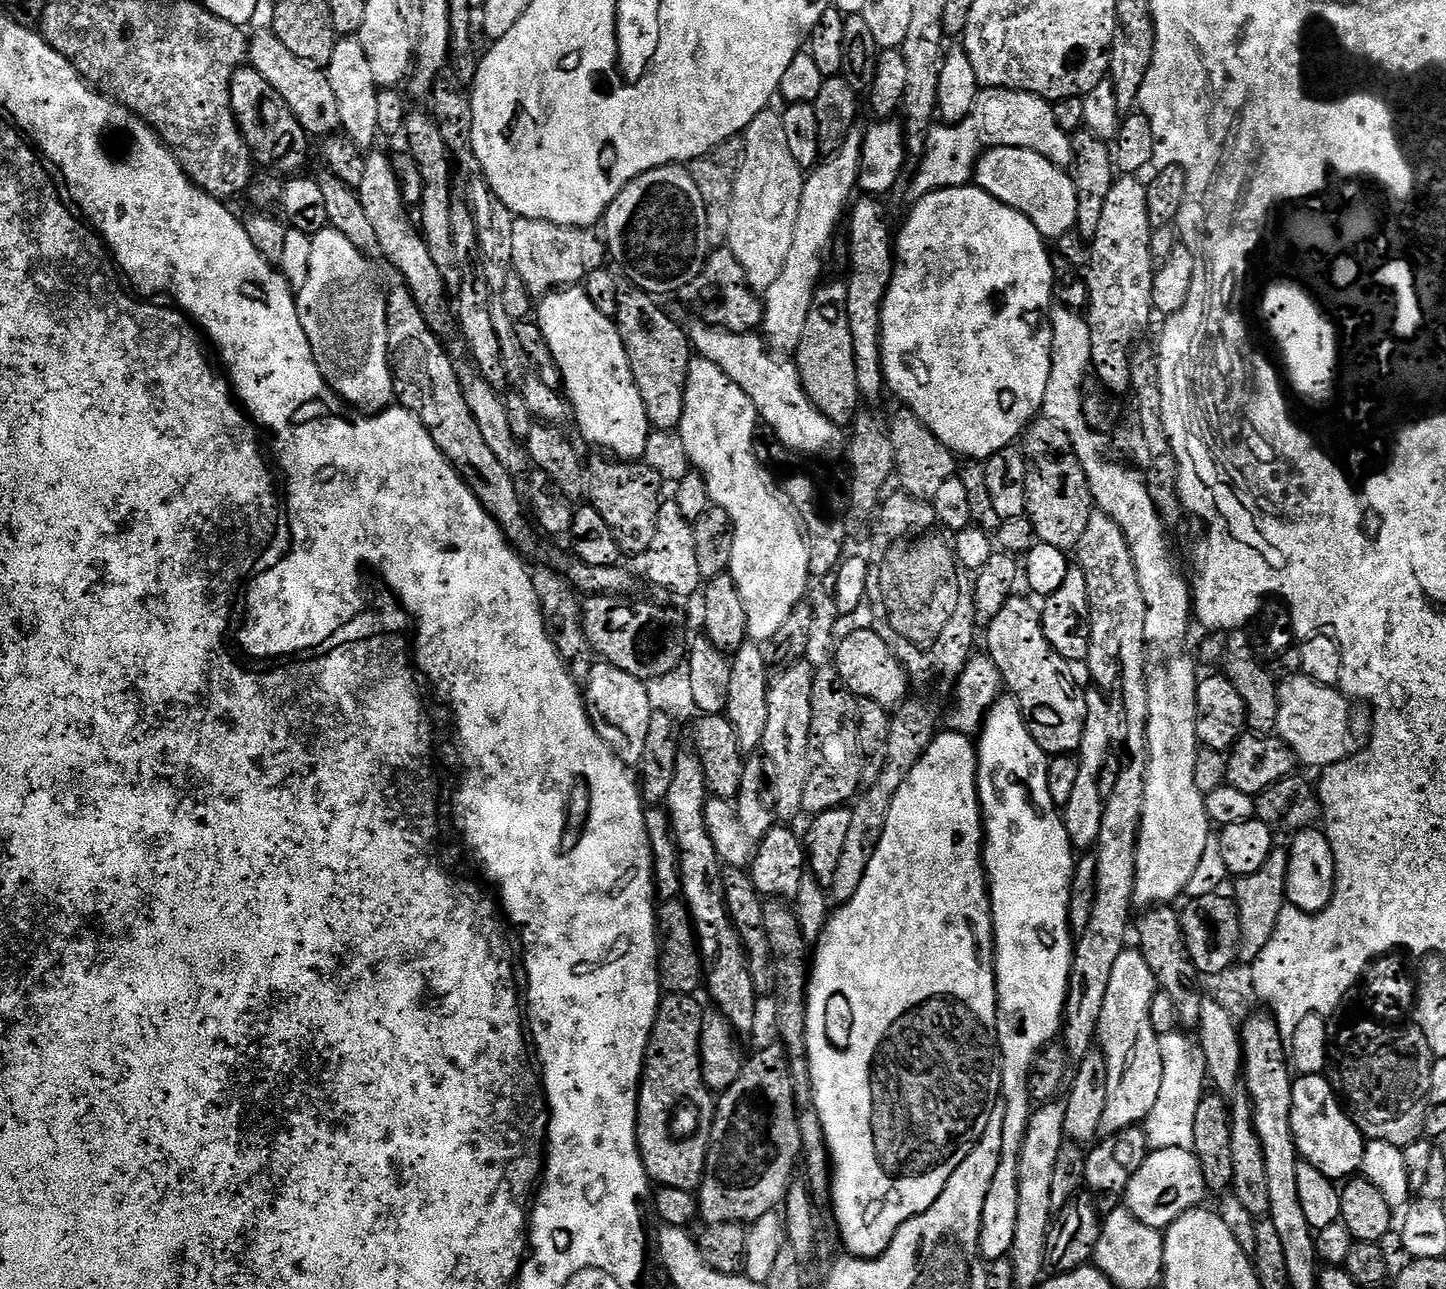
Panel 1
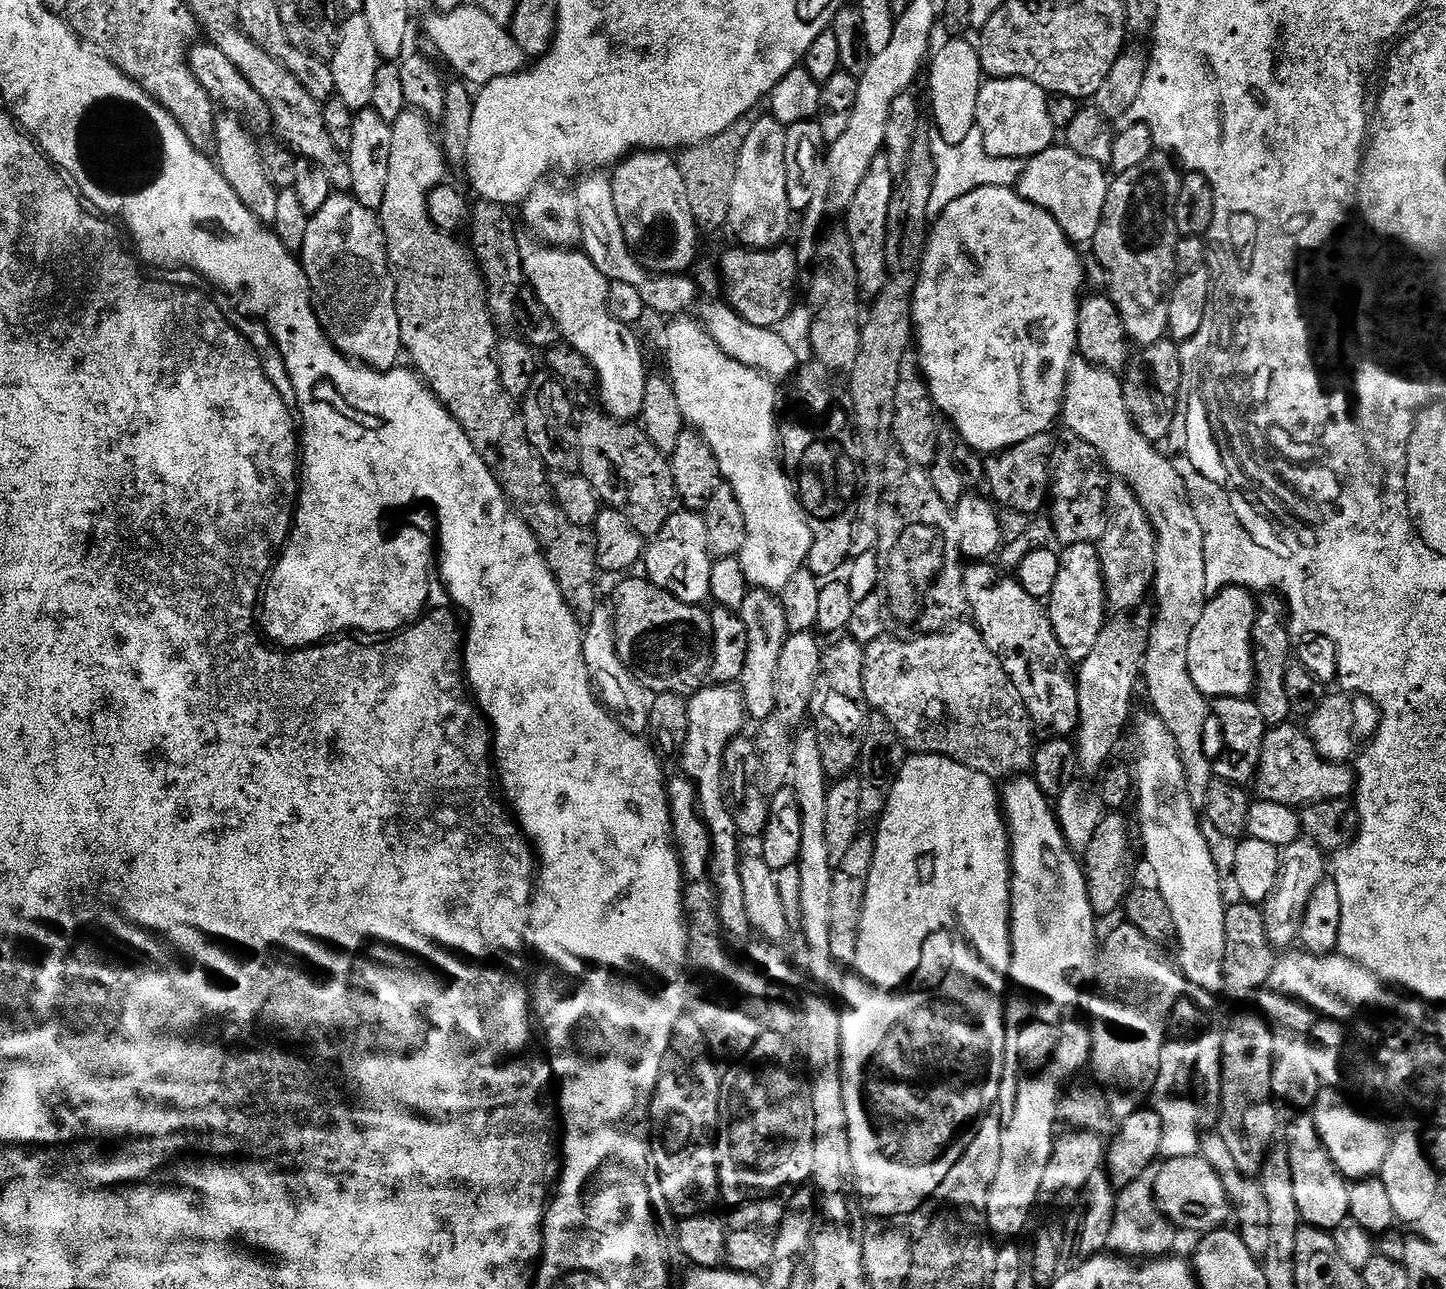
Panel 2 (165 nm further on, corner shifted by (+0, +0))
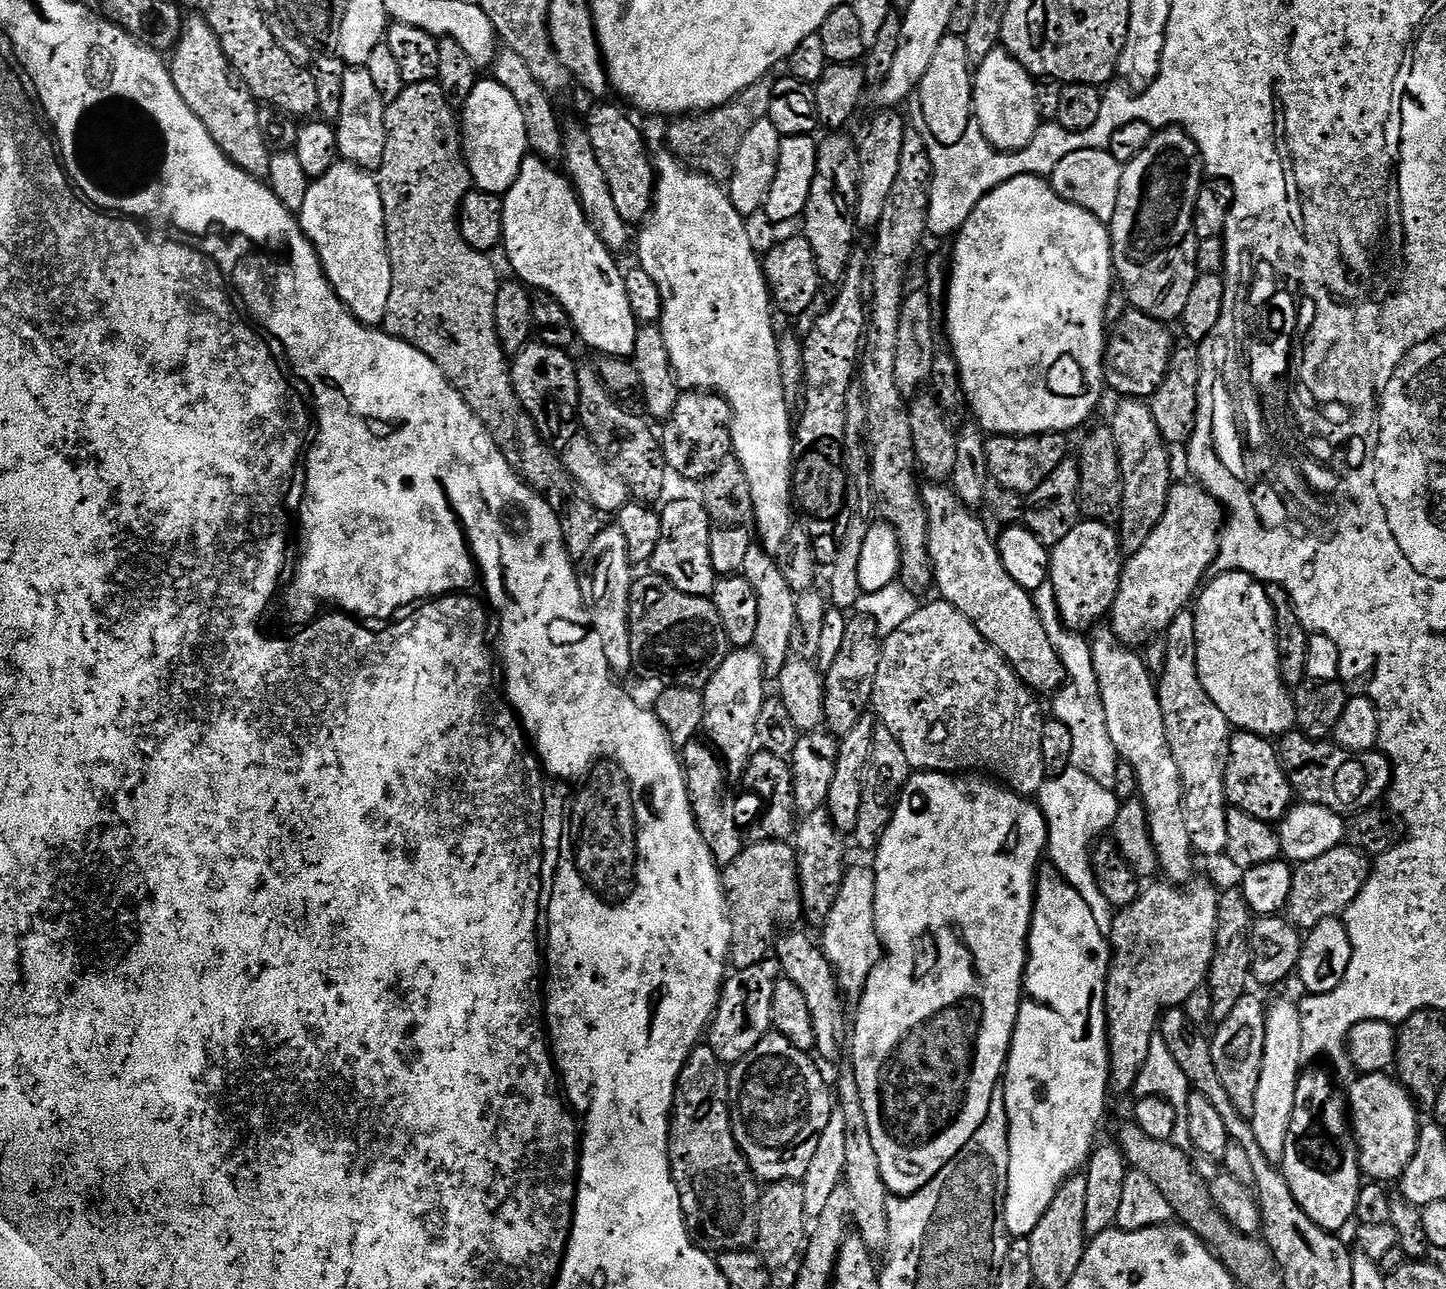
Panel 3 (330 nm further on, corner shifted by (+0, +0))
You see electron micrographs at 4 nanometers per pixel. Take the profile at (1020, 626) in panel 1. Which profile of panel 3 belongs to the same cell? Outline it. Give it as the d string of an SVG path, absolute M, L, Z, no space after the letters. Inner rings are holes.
M929 483L927 487L923 489L922 499L928 515L928 553L932 559L934 588L935 591L940 591L937 592L939 599L953 604L966 618L970 618L978 634L982 634L986 642L990 642L1000 651L1004 661L1018 674L1018 678L1026 687L1037 694L1058 693L1066 681L1065 670L1054 646L1051 645L1050 638L1047 637L1047 630L1035 608L1033 593L1018 586L1018 582L1014 582L1014 578L1006 574L1006 566L1002 566L997 541L984 529L983 522L976 517L977 513L966 507L951 487L933 483Z

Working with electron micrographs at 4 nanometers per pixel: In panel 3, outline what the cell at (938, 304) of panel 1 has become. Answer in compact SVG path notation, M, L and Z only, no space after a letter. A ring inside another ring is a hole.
M1019 176L1010 182L1006 182L1002 186L998 186L990 194L986 194L986 198L982 198L982 202L978 202L978 206L974 210L974 214L970 214L970 218L966 218L966 222L960 228L954 237L952 252L950 251L950 275L948 277L948 286L946 289L946 307L943 309L944 316L948 319L948 340L952 357L956 360L956 365L960 371L962 378L962 386L964 393L968 399L968 407L971 415L974 417L975 423L979 425L985 433L994 436L1038 436L1042 432L1058 432L1068 434L1071 428L1076 428L1079 424L1084 424L1088 420L1088 415L1095 410L1100 404L1100 395L1106 392L1104 382L1104 350L1106 347L1106 327L1107 321L1107 300L1114 293L1114 269L1112 267L1112 233L1109 225L1105 221L1098 219L1094 214L1090 214L1086 210L1082 210L1080 206L1074 206L1070 202L1066 202L1057 194L1051 186L1051 183L1042 176Z

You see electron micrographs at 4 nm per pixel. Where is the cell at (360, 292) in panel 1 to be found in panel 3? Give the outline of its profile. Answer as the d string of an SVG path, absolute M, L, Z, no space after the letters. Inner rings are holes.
M336 163L330 170L326 170L326 174L315 177L309 183L306 202L298 213L298 219L304 235L312 241L324 274L340 301L363 324L368 327L379 327L388 313L392 267L388 257L388 243L384 233L384 207L377 177L365 169L357 168L354 164Z

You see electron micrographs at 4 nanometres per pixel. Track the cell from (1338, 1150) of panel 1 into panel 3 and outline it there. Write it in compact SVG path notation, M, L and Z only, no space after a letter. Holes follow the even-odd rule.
M1370 1072L1357 1075L1355 1078L1357 1080L1346 1088L1346 1099L1352 1135L1356 1137L1356 1147L1360 1153L1360 1171L1372 1182L1399 1181L1406 1166L1410 1166L1410 1160L1414 1158L1414 1150L1418 1146L1422 1127L1422 1120L1416 1117L1418 1105L1412 1099L1412 1095L1404 1089L1403 1084L1391 1075L1383 1072Z

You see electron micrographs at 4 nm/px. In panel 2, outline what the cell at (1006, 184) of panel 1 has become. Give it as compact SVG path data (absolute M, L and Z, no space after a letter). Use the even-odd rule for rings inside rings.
M1053 146L1025 163L1024 173L1014 188L1026 202L1049 212L1073 244L1088 246L1098 234L1102 210L1106 210L1109 183L1110 176L1105 165L1090 158L1082 158L1068 147Z

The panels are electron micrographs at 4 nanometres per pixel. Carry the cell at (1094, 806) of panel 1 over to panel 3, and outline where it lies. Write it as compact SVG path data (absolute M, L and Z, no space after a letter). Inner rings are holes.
M1173 483L1166 510L1158 526L1154 526L1154 534L1146 538L1142 550L1131 553L1123 561L1118 594L1110 613L1110 627L1125 646L1147 645L1151 632L1167 633L1173 618L1193 603L1202 581L1216 563L1226 512L1207 489L1199 483L1189 483Z

